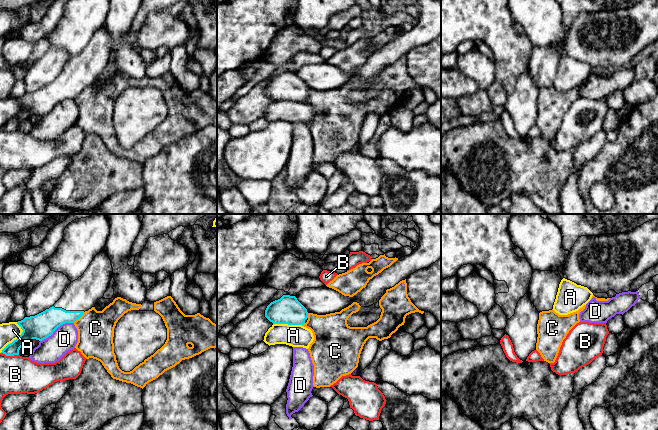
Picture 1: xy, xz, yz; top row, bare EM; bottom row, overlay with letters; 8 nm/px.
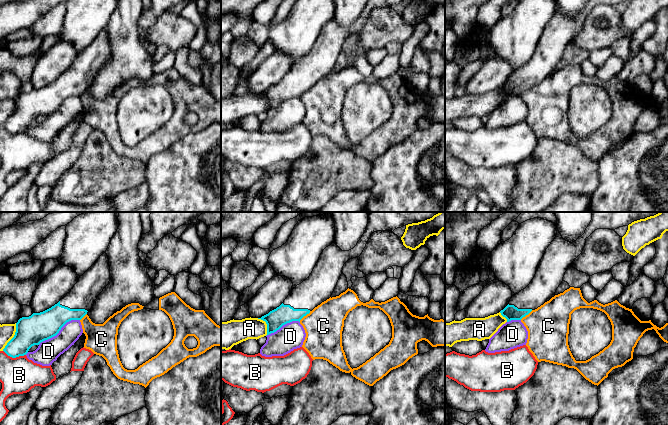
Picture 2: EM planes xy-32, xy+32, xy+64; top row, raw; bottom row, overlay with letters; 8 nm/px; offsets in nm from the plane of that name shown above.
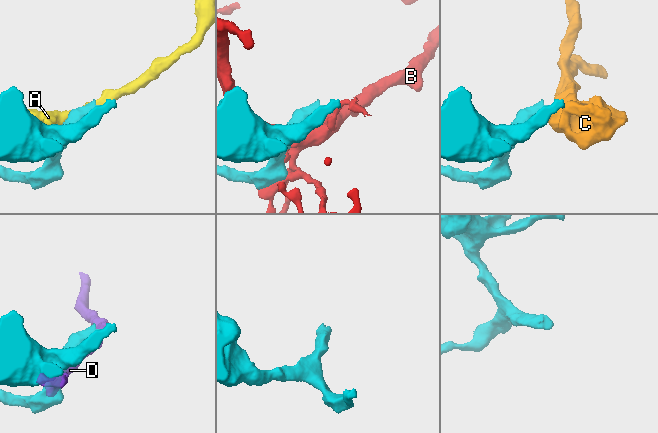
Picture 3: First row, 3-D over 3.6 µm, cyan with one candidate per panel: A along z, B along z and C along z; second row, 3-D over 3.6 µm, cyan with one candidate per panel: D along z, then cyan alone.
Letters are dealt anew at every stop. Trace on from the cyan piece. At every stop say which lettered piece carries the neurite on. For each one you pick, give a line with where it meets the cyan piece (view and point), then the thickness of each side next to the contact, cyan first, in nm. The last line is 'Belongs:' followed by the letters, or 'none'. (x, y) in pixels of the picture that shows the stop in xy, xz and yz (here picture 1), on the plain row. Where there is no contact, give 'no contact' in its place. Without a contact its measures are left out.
Belongs: none

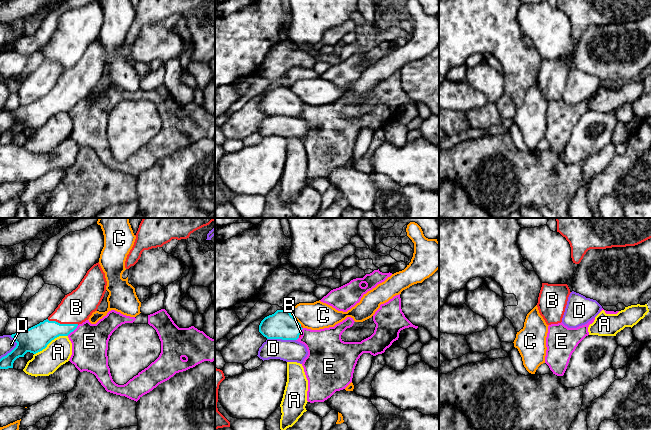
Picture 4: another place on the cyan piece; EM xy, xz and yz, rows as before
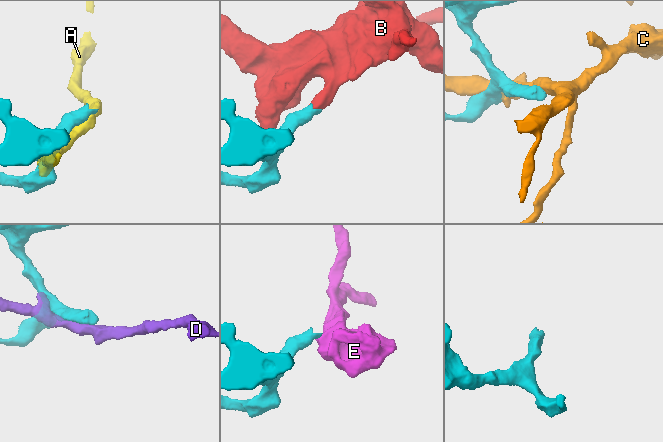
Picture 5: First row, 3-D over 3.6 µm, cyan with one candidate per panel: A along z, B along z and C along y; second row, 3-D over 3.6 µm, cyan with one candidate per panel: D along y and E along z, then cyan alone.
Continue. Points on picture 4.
B: xy (63, 100) | 200/260 nm
Belongs: B

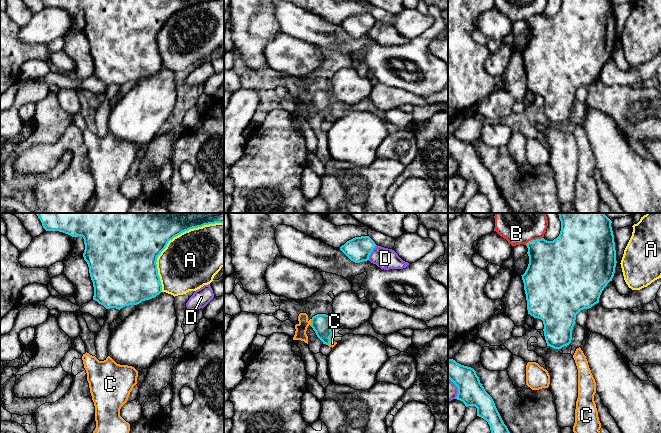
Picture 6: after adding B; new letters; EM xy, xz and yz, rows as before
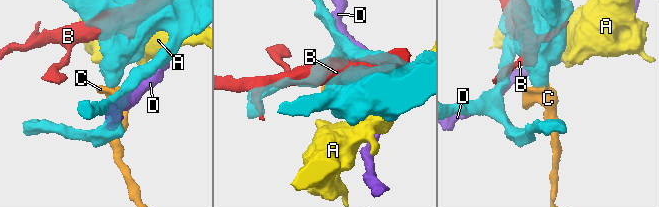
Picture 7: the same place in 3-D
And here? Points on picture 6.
C: xz (311, 98) | 160/100 nm
Belongs: C

